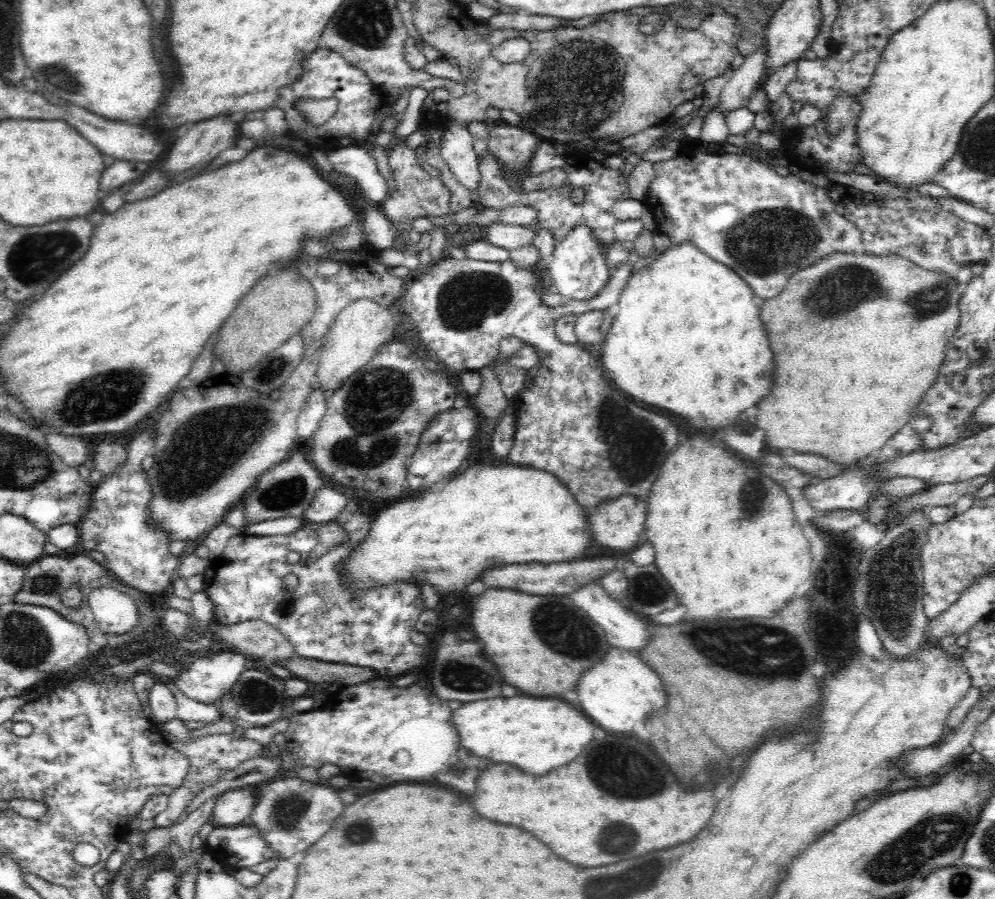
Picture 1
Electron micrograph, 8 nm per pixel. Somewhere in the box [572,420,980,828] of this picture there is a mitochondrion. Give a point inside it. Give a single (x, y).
(894, 579)

